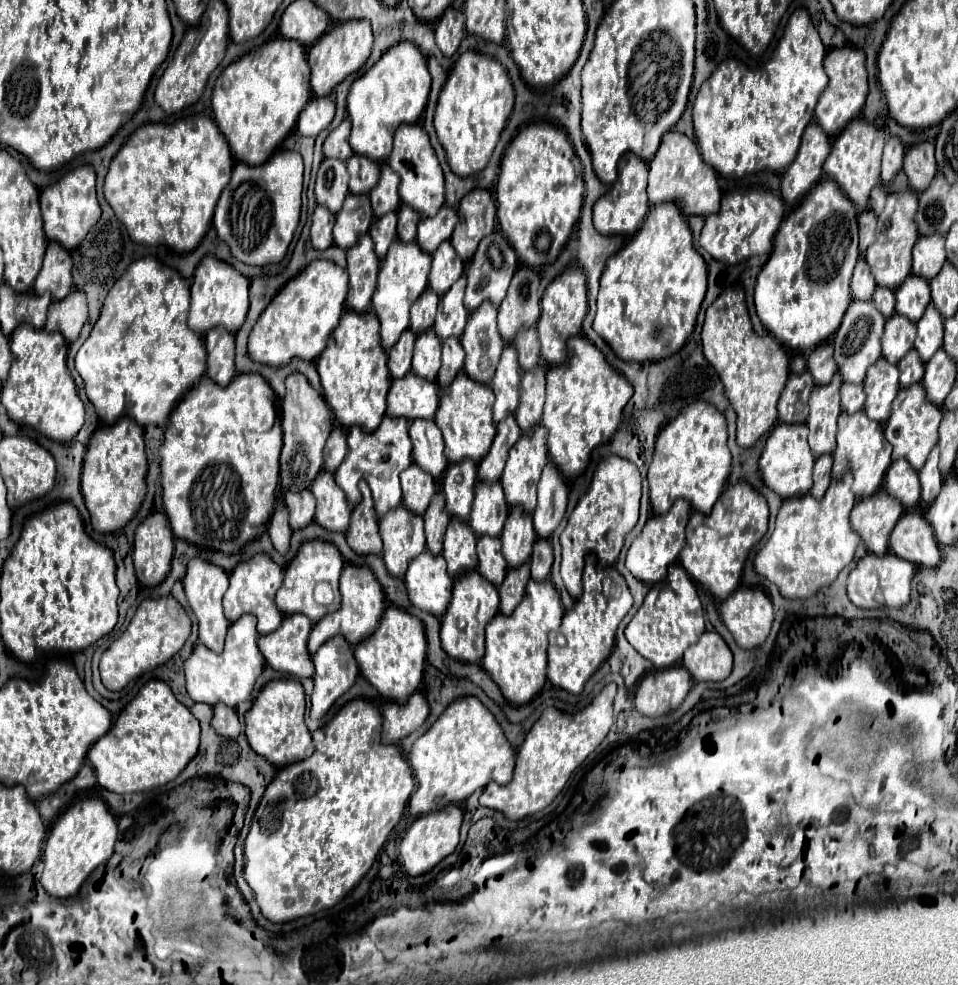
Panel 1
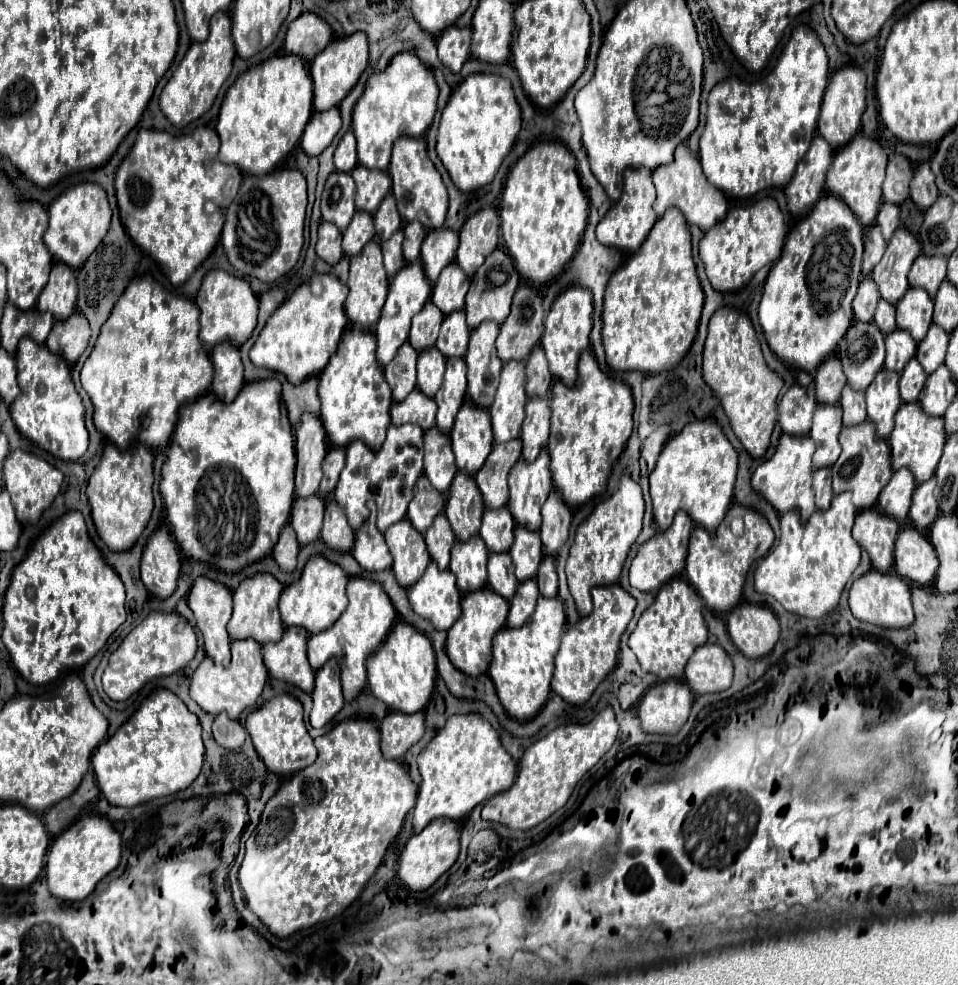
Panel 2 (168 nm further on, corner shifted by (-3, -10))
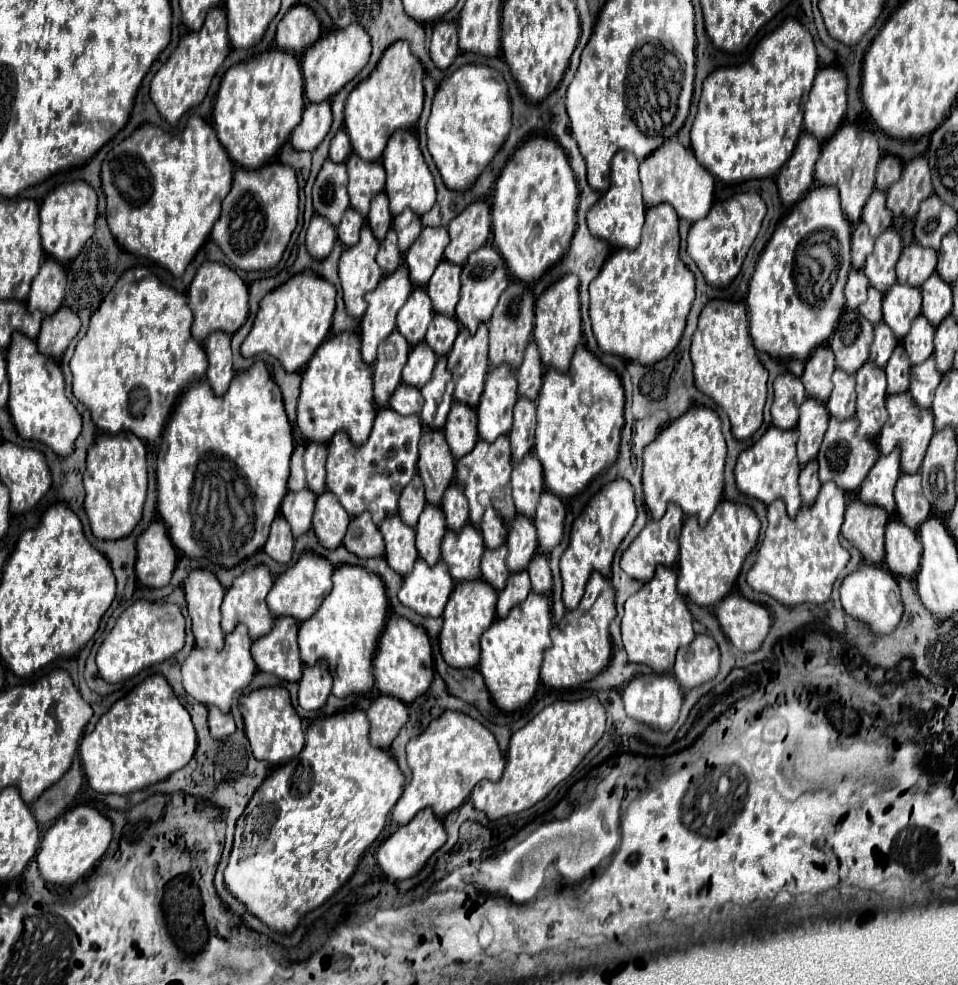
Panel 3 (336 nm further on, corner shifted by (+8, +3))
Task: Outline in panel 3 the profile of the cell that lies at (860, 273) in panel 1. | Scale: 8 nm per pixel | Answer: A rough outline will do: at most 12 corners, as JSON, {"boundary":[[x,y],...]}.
{"boundary":[[850,270],[844,294],[846,308],[864,302],[868,278],[862,270]]}

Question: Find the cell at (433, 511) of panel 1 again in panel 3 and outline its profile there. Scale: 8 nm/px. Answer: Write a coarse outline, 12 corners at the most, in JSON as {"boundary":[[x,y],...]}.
{"boundary":[[428,504],[416,526],[416,548],[428,566],[440,560],[444,512]]}

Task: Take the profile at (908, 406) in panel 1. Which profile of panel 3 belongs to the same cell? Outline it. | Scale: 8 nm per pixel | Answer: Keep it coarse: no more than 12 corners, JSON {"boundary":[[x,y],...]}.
{"boundary":[[908,392],[888,396],[882,454],[900,448],[902,472],[920,470],[934,434],[932,412]]}

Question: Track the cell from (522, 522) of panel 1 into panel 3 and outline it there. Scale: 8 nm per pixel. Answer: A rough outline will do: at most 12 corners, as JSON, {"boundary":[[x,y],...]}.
{"boundary":[[522,514],[510,524],[510,572],[526,570],[538,546],[536,528]]}

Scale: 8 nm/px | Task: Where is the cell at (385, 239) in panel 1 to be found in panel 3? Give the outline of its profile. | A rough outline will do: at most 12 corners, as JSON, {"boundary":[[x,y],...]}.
{"boundary":[[392,228],[380,242],[376,260],[384,274],[402,264],[402,252]]}

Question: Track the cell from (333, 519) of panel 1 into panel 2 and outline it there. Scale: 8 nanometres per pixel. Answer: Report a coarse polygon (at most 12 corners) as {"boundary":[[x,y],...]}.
{"boundary":[[325,499],[321,539],[351,551],[355,533],[343,507]]}

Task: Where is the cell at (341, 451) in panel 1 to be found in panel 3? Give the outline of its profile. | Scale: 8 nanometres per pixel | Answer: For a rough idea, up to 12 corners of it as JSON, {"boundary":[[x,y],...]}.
{"boundary":[[308,442],[304,450],[308,490],[326,490],[328,446]]}

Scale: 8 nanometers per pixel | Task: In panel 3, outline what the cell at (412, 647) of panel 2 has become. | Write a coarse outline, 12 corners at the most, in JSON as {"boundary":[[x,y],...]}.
{"boundary":[[390,616],[376,686],[410,704],[434,678],[424,628]]}

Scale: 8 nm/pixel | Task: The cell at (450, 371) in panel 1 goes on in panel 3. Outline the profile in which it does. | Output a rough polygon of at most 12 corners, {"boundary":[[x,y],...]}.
{"boundary":[[440,358],[422,388],[420,418],[428,430],[442,430],[454,384]]}

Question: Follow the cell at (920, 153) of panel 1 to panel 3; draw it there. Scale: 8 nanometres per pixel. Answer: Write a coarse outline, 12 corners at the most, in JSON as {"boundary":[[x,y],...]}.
{"boundary":[[928,160],[904,164],[888,188],[888,210],[914,218],[932,194]]}

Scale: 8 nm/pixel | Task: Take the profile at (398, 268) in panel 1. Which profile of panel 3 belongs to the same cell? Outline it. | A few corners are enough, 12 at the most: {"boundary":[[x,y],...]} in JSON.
{"boundary":[[406,266],[368,294],[362,318],[362,360],[396,328],[396,312],[412,292]]}

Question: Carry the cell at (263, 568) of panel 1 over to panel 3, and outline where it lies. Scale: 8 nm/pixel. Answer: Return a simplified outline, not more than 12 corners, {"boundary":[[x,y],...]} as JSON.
{"boundary":[[266,566],[240,574],[226,590],[222,632],[246,624],[252,640],[272,630]]}

